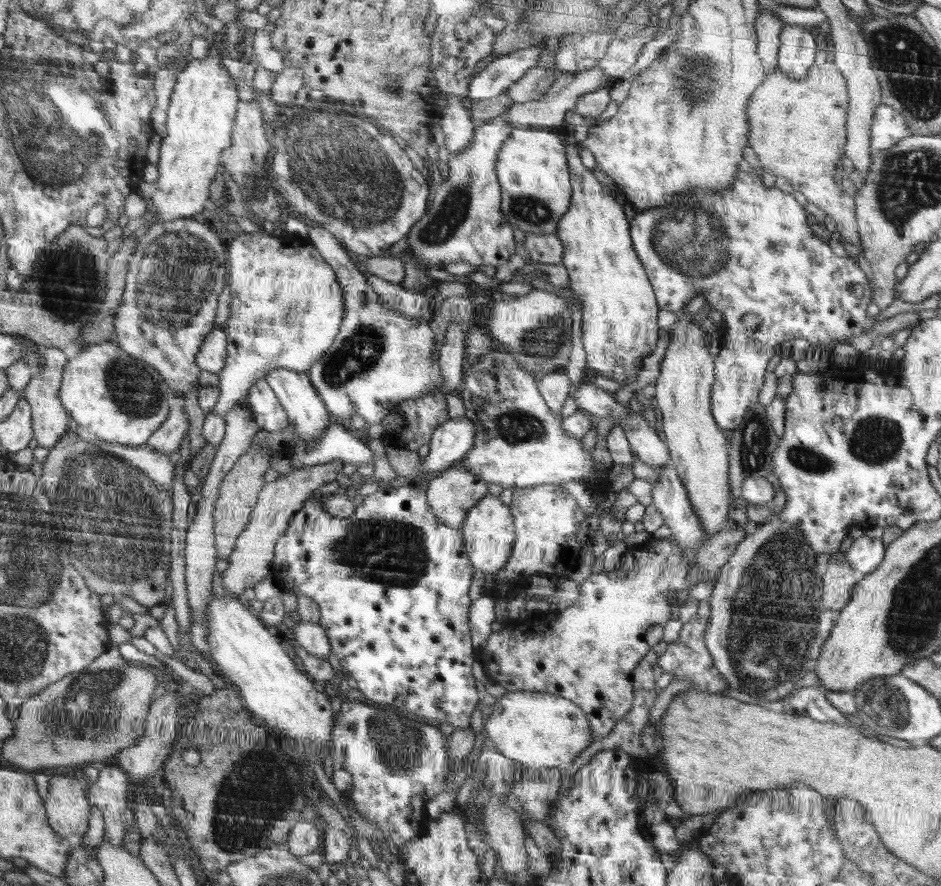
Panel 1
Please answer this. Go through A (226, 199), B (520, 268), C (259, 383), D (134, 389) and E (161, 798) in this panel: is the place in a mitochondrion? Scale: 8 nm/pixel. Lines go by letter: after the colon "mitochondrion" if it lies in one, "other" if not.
A: mitochondrion
B: other
C: other
D: mitochondrion
E: other

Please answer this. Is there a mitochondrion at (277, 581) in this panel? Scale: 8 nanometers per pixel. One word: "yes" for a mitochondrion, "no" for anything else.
no

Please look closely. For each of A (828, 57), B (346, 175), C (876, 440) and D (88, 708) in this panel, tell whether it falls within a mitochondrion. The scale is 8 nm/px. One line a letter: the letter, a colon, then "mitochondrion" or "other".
A: other
B: mitochondrion
C: mitochondrion
D: mitochondrion

